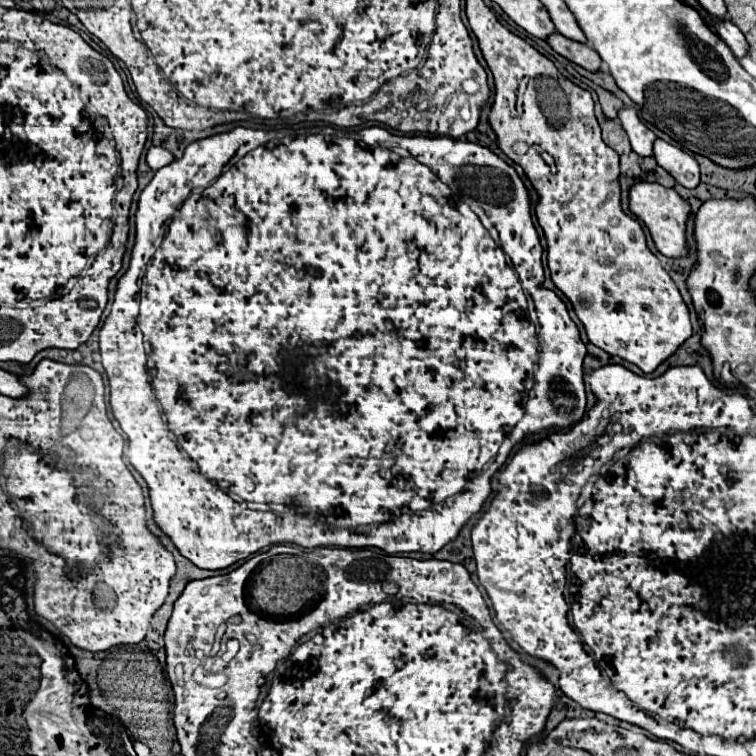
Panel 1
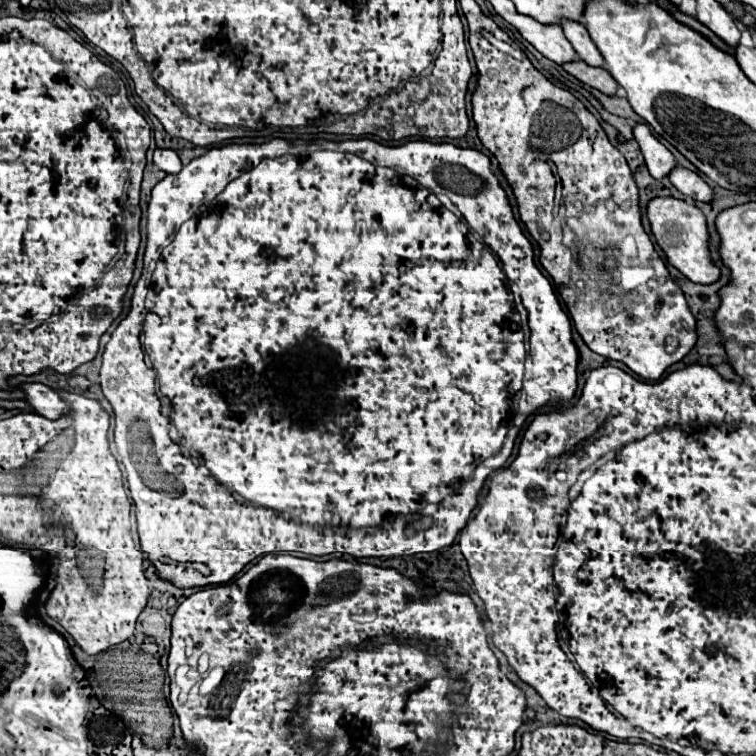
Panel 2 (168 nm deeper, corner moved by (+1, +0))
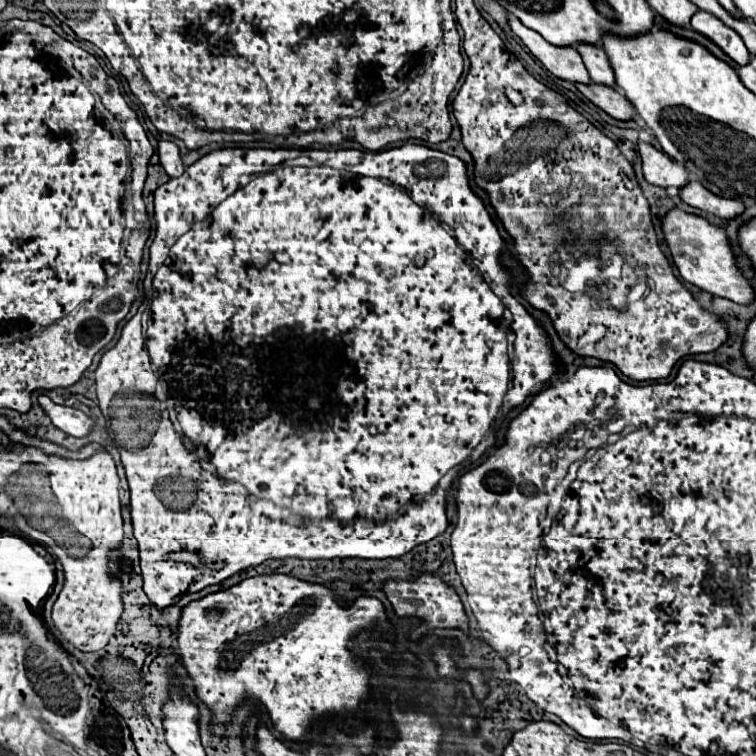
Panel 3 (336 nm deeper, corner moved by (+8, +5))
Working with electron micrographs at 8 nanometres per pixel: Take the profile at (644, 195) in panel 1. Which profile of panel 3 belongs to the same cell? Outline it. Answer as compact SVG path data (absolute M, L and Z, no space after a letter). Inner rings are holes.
M680 208L668 210L660 220L662 220L664 240L672 252L672 260L678 266L678 272L686 282L690 282L710 294L730 298L732 302L738 302L738 304L748 304L752 300L752 296L754 296L752 286L742 276L742 272L736 268L734 254L730 250L726 232L722 228L712 226L702 216L688 214Z

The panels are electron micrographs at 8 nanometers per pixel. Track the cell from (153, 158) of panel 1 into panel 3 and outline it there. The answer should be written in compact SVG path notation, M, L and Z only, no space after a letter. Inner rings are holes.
M160 142L158 156L160 156L160 164L168 172L168 176L180 176L184 172L184 164L180 160L180 150L174 142Z

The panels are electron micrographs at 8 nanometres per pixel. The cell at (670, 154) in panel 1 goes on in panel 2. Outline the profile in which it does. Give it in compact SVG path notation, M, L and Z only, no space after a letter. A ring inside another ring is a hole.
M675 167L675 171L669 175L669 179L677 191L681 191L685 197L691 197L693 201L711 203L715 199L713 189L695 171L689 171L685 167Z

